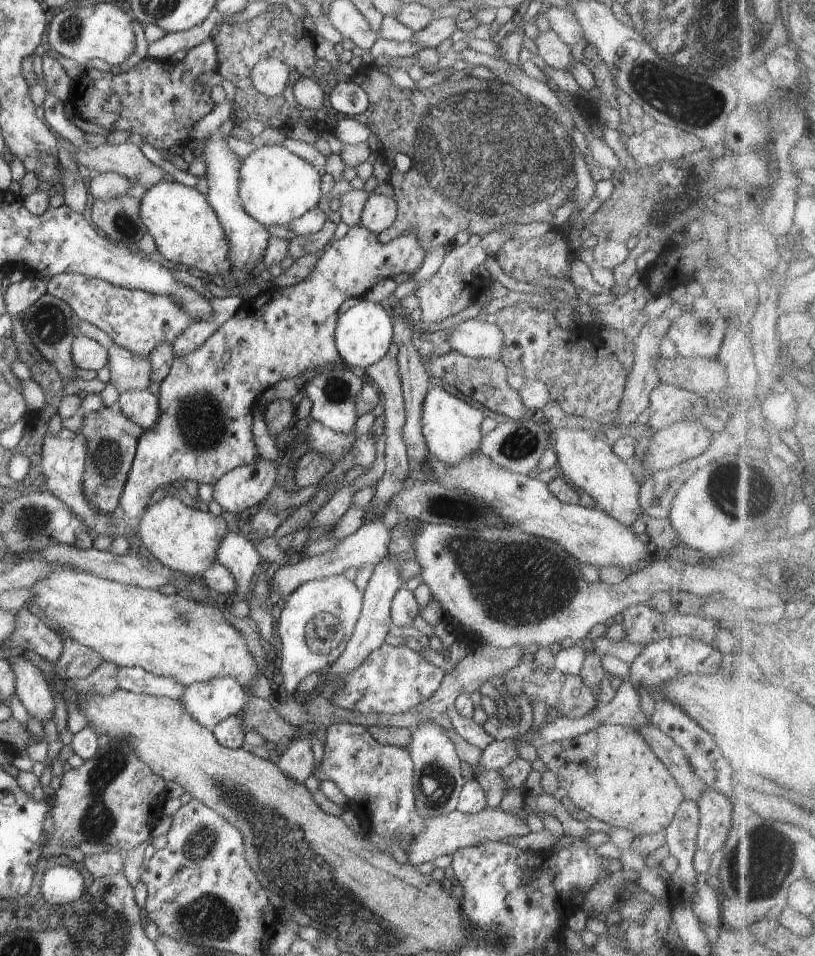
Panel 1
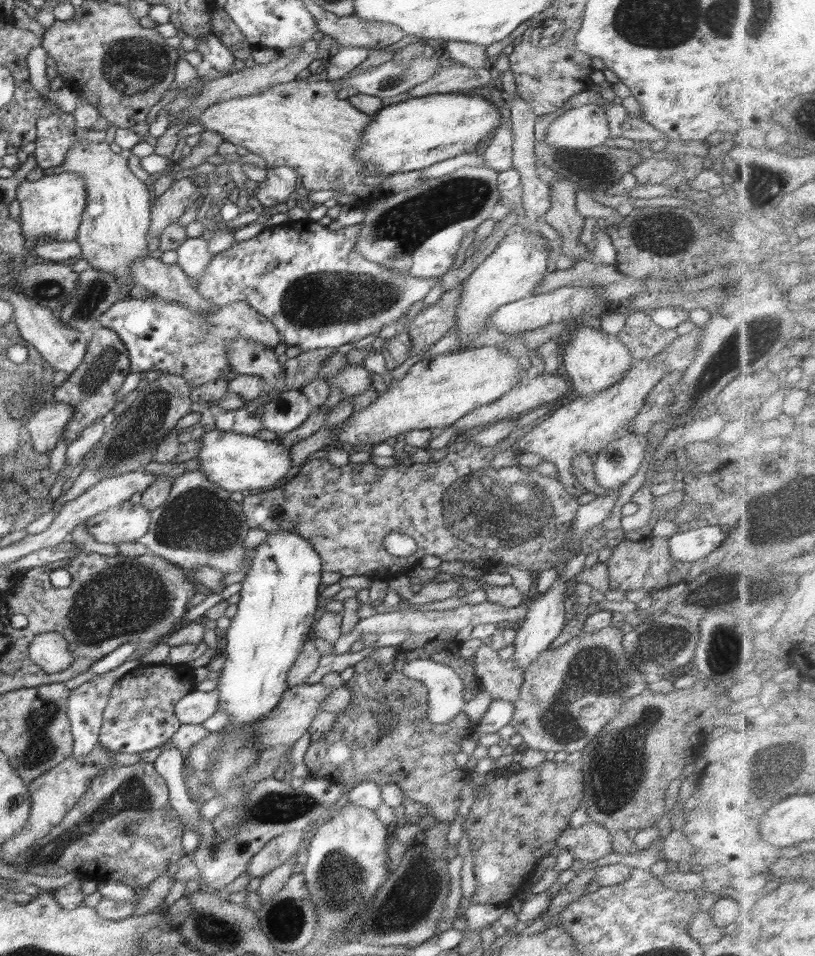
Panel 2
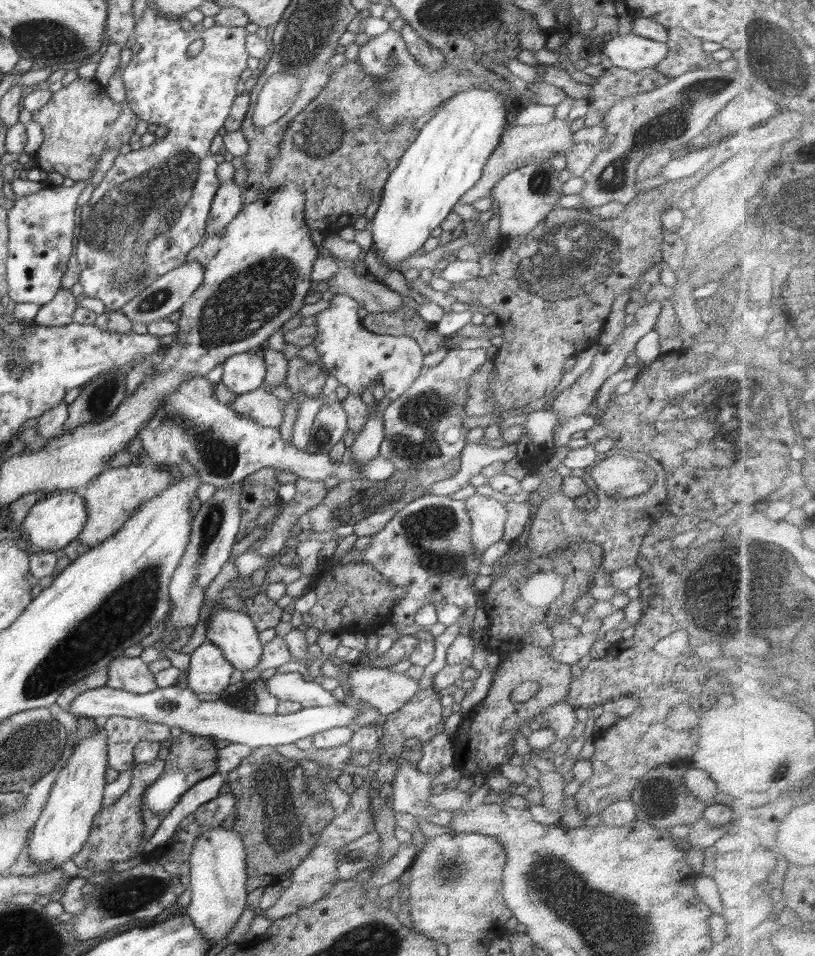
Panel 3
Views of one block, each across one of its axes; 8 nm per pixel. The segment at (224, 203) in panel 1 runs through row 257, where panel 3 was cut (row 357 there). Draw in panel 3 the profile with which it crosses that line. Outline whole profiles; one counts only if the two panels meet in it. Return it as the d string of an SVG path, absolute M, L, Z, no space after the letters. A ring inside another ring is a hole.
M249 352L236 354L222 365L221 381L236 394L263 388L266 376L265 361Z

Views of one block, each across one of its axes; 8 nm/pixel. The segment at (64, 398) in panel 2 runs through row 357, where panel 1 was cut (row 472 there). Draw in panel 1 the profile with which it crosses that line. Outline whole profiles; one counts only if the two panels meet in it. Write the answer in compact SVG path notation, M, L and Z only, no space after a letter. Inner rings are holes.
M102 406L97 412L83 414L83 417L84 426L80 435L86 440L88 450L83 490L87 500L98 511L114 513L135 458L138 440L145 430L127 418L116 406Z

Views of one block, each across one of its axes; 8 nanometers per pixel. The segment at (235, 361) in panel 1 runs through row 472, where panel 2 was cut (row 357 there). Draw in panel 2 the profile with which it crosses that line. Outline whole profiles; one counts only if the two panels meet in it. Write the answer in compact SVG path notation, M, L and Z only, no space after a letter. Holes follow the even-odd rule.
M150 294L145 300L128 296L109 306L98 317L97 324L118 334L128 352L132 372L159 370L177 374L196 388L210 380L223 378L231 371L228 344L232 340L252 340L272 350L280 343L272 321L256 312L248 302L237 300L220 306L211 302L211 305L211 310L191 310Z

